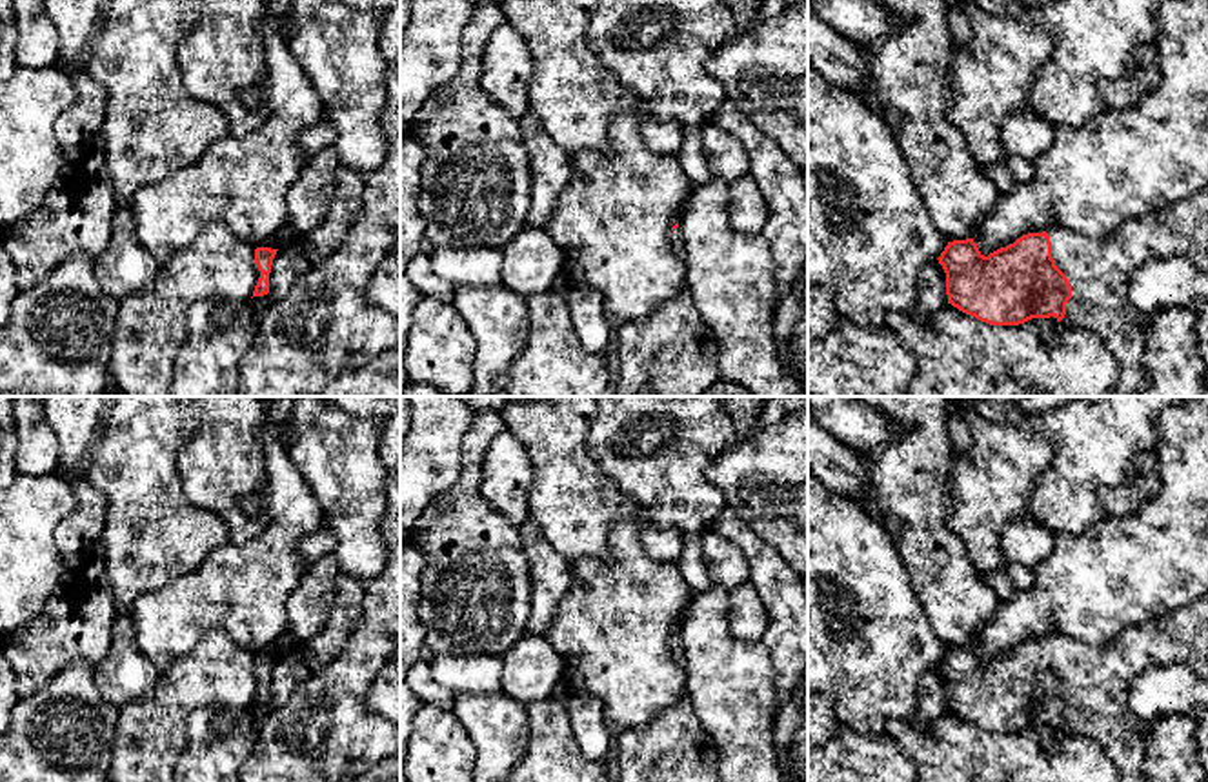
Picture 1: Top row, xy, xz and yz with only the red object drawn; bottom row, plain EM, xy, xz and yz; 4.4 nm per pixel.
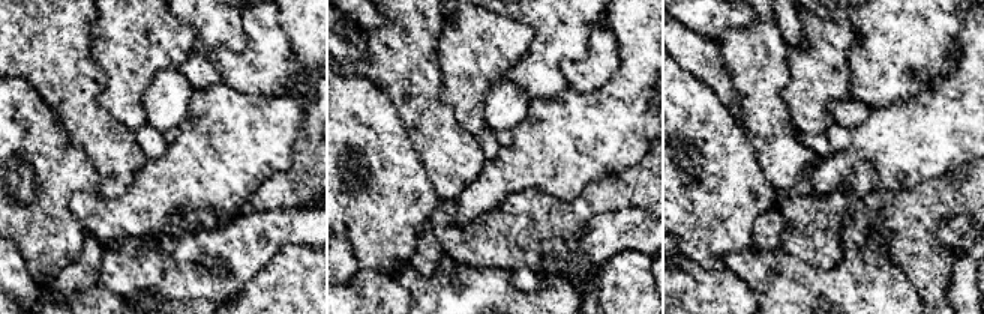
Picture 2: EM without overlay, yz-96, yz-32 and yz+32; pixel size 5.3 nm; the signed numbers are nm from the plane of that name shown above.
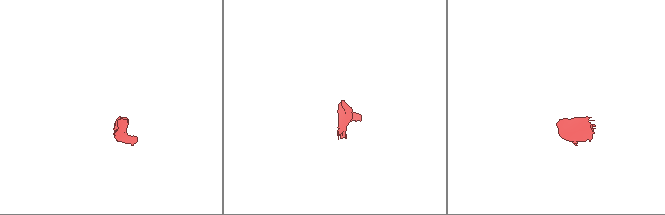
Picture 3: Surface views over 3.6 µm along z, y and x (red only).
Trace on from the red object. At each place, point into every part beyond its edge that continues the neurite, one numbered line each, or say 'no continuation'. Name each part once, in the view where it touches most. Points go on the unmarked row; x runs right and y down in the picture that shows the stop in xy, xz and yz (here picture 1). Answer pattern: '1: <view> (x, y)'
1: yz (1097, 677)

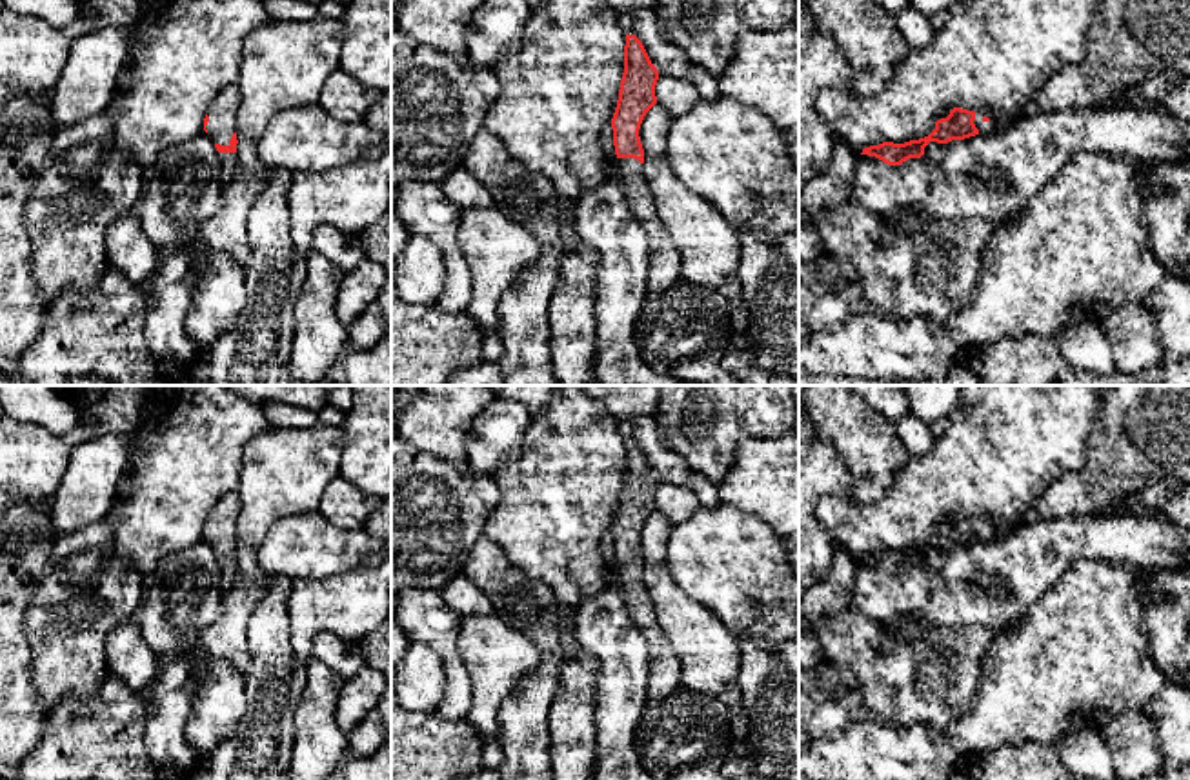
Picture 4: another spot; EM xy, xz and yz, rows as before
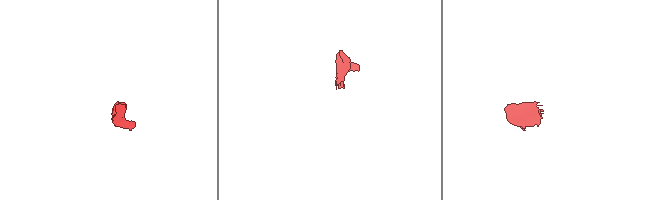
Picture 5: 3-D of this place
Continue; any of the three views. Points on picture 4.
1: xy (222, 520)

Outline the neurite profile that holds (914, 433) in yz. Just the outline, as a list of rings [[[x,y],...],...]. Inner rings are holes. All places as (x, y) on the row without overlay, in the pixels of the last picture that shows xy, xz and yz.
[[[908,413],[895,424],[901,444],[912,456],[923,456],[932,451],[935,436],[930,424]]]

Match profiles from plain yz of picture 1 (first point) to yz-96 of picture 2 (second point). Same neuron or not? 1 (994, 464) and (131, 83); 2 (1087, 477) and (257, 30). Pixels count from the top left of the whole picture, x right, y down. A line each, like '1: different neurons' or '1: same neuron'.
1: same neuron
2: different neurons

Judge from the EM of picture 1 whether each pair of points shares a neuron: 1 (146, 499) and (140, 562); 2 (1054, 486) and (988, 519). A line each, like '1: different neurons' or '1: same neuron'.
1: same neuron
2: different neurons

